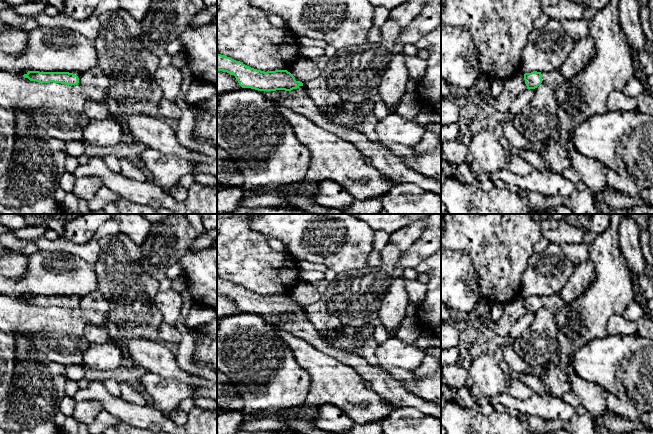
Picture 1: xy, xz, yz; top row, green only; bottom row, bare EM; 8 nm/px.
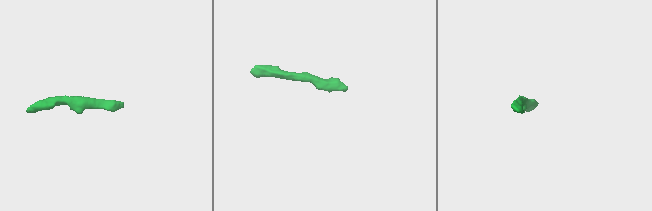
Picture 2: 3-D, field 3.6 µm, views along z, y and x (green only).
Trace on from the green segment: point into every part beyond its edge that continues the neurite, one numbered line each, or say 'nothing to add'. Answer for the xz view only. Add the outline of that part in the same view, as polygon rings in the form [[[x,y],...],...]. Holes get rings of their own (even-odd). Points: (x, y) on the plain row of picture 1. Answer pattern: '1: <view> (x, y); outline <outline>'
1: xz (392, 390); outline [[[304,310],[291,315],[276,314],[270,318],[269,323],[305,340],[340,362],[348,364],[364,381],[369,381],[372,390],[390,405],[396,408],[414,407],[425,415],[441,419],[440,405],[427,402],[408,392],[401,381],[379,366],[374,366],[366,358],[354,353],[346,353],[327,343],[323,335],[309,321]]]

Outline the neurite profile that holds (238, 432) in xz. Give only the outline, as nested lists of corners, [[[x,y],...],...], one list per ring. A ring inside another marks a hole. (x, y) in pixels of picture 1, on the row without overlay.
[[[240,431],[235,434],[301,434],[296,431]]]

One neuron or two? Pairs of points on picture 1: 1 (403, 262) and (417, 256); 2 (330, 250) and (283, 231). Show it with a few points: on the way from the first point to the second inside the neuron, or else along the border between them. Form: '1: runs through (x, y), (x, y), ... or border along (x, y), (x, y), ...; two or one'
1: runs through (406, 260), (414, 256); one
2: runs through (318, 238), (311, 231), (295, 231); one

